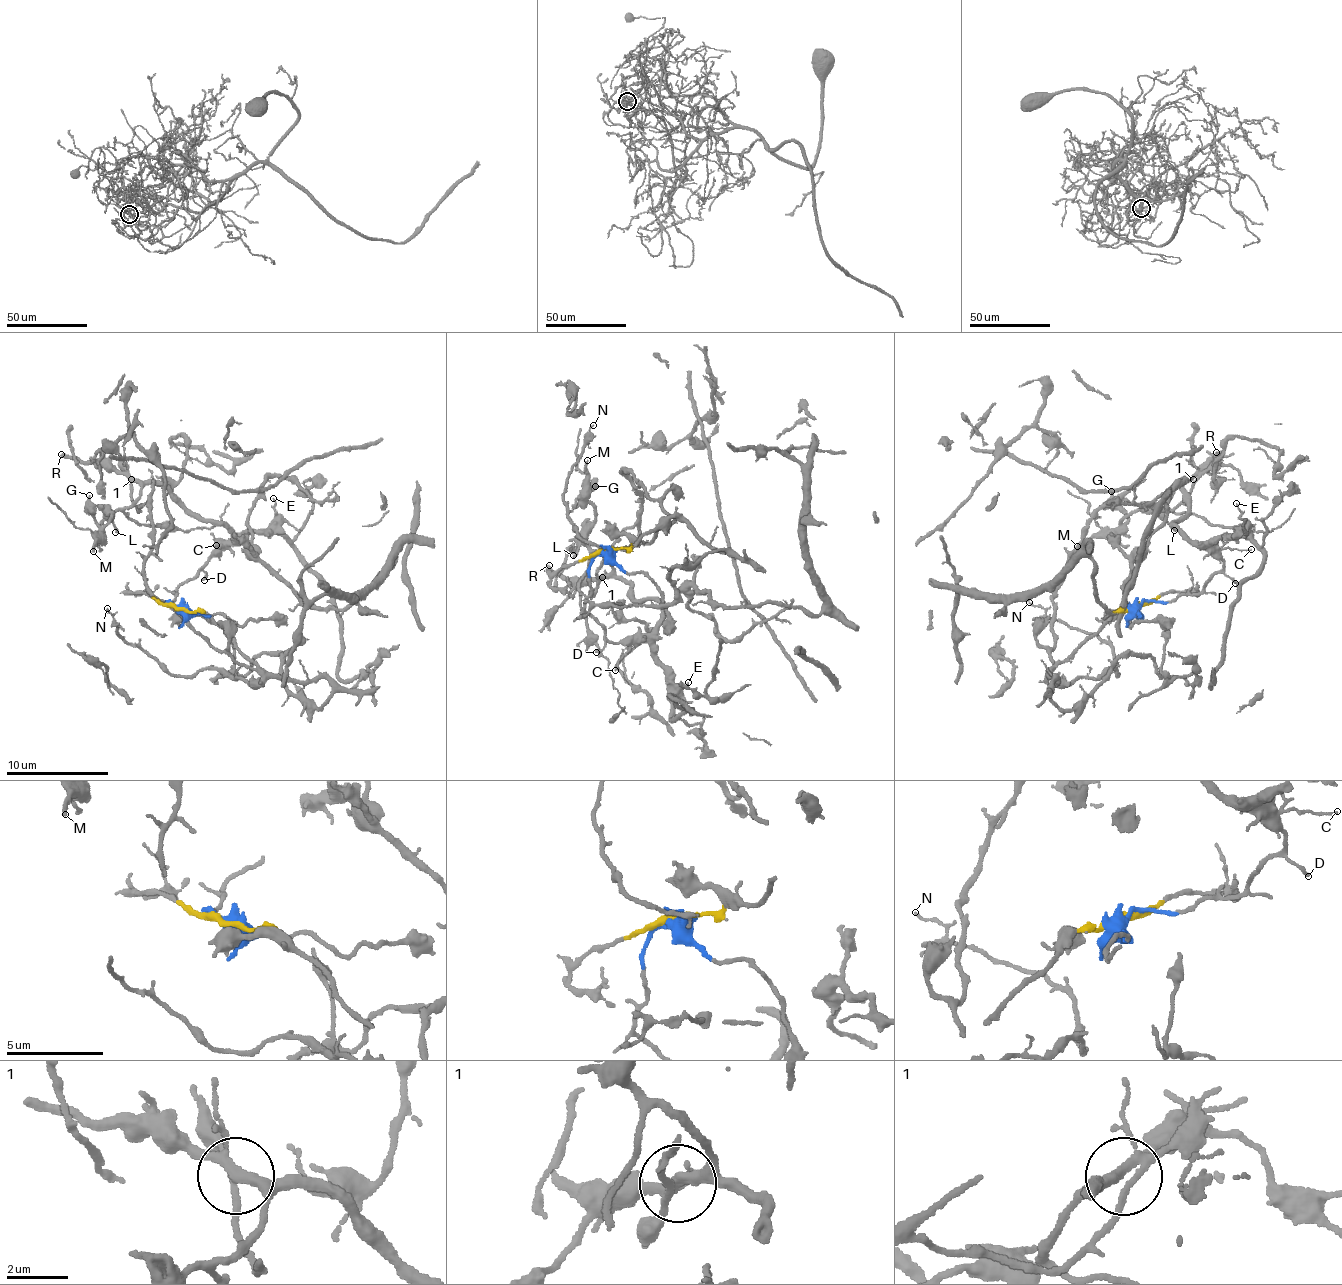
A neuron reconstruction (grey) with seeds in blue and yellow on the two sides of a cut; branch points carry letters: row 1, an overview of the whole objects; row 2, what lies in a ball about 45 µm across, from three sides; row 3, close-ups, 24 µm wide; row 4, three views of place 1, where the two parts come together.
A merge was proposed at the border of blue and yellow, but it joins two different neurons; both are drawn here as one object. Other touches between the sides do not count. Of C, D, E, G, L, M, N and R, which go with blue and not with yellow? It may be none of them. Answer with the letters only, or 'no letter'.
C, D, E, G, L, M, R

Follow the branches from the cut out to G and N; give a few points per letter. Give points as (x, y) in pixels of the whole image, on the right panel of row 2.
G: (1136, 608), (1203, 590), (1222, 566), (1178, 530), (1183, 482), (1161, 509), (1123, 524), (1111, 490)
N: (1136, 606), (1115, 612), (1055, 667), (1053, 682), (1117, 668), (1118, 675), (1116, 661), (1108, 643), (1030, 601)

